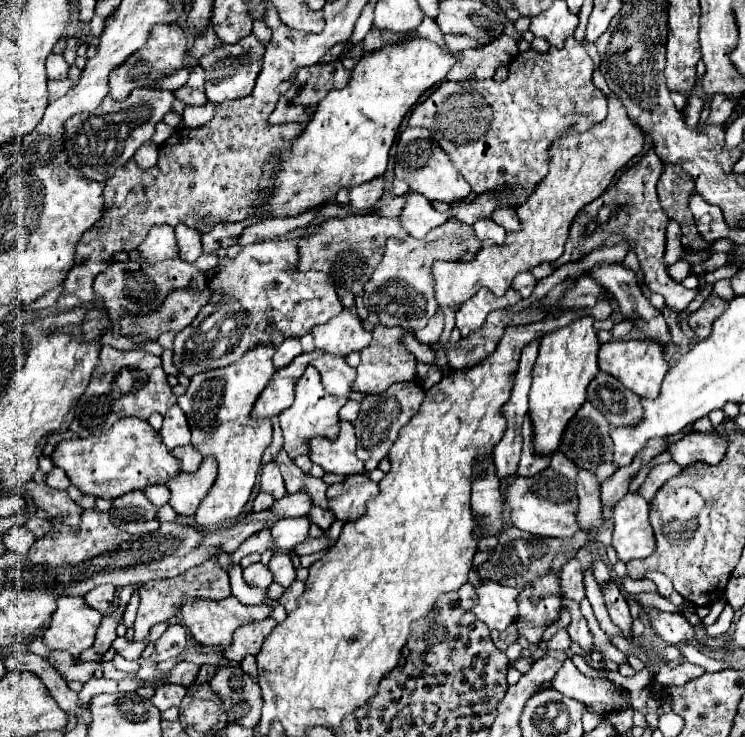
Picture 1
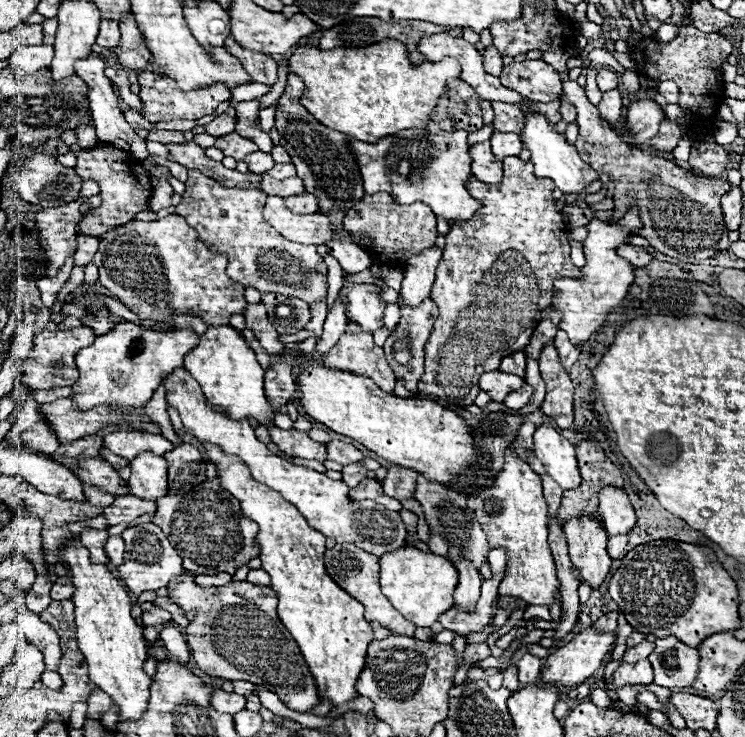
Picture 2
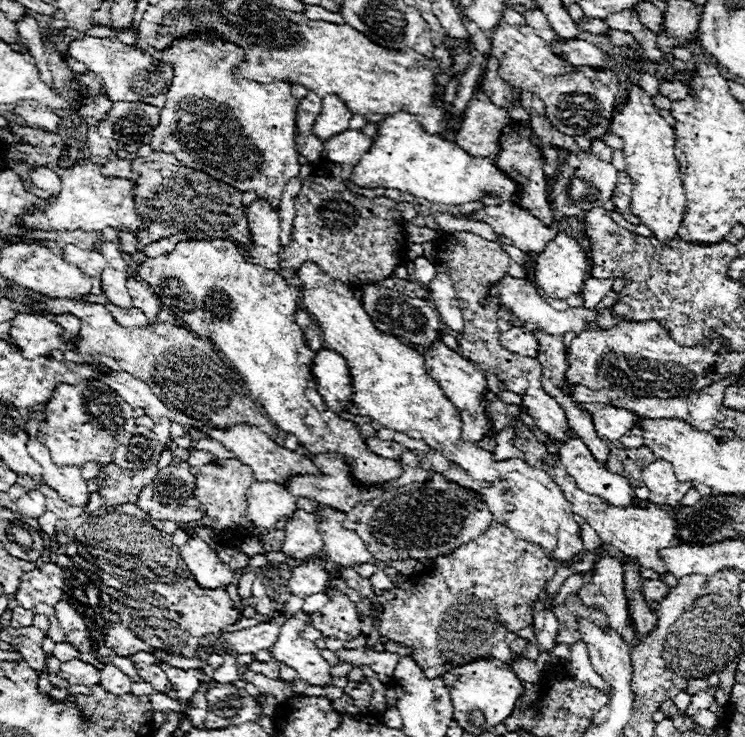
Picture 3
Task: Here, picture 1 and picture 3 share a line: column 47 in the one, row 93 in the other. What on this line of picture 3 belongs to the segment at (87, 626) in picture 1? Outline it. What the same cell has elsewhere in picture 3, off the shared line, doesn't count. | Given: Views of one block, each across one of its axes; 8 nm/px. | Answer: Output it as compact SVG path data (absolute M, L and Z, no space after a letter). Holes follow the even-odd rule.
M632 86L628 100L616 106L612 114L612 128L624 140L626 172L632 178L632 208L640 216L642 224L652 230L658 240L672 240L678 234L684 216L684 186L680 180L680 164L674 156L674 130L658 114L648 94Z

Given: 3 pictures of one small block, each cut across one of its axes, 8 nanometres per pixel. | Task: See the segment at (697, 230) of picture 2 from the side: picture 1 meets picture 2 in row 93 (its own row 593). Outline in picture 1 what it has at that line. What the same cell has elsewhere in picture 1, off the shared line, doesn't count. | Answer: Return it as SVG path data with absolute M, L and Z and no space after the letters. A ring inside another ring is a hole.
M572 558L570 562L566 562L562 566L560 578L562 578L562 596L574 602L580 602L584 598L584 584L582 584L582 568L580 562L576 558Z

